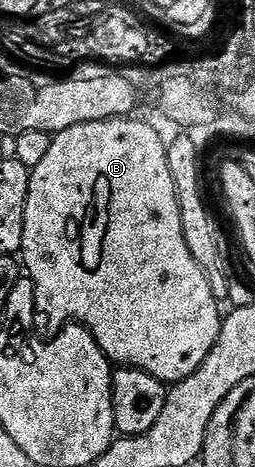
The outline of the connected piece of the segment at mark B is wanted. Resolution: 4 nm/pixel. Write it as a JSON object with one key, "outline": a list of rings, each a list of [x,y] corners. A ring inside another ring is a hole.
{"outline":[[[115,117],[109,121],[87,121],[53,136],[50,152],[43,157],[42,163],[38,163],[38,167],[30,171],[32,178],[30,191],[26,195],[26,231],[22,231],[20,253],[23,268],[36,288],[34,325],[37,330],[52,328],[52,331],[59,331],[69,323],[82,325],[90,331],[90,335],[94,335],[98,347],[108,356],[109,362],[129,369],[141,369],[146,371],[146,375],[154,375],[154,379],[165,383],[175,383],[194,375],[194,371],[202,367],[206,355],[210,355],[220,334],[222,312],[220,313],[221,306],[210,287],[208,277],[202,267],[198,267],[194,255],[190,255],[190,247],[186,247],[180,200],[176,194],[174,179],[170,175],[165,138],[160,138],[160,133],[154,126],[136,120]]]}

